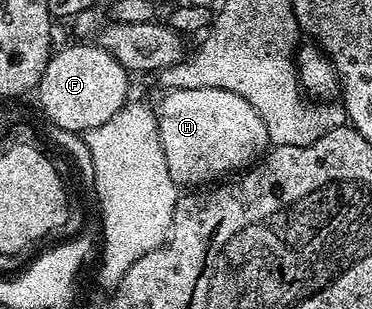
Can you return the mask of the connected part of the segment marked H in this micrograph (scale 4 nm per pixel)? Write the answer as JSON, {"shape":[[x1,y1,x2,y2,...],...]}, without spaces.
{"shape":[[175,88,164,94,166,96,162,98,161,105,156,105,155,108,157,133,161,139,163,154,167,158,167,170,178,186,185,186,185,184,205,186,218,178,228,177,252,165,270,147,267,126,263,126,263,118,255,114,247,98,239,98,237,94,231,94,231,90,218,88,200,88,199,90]]}

